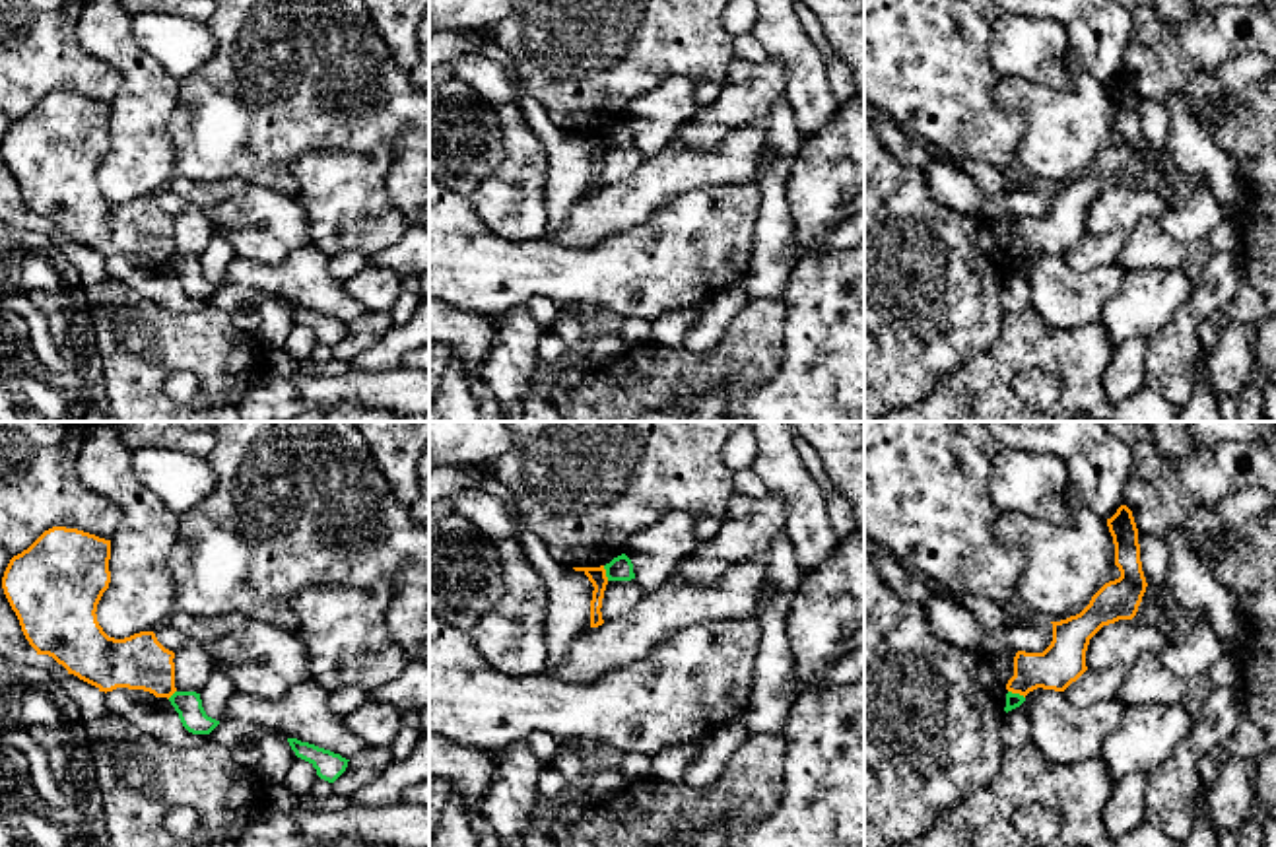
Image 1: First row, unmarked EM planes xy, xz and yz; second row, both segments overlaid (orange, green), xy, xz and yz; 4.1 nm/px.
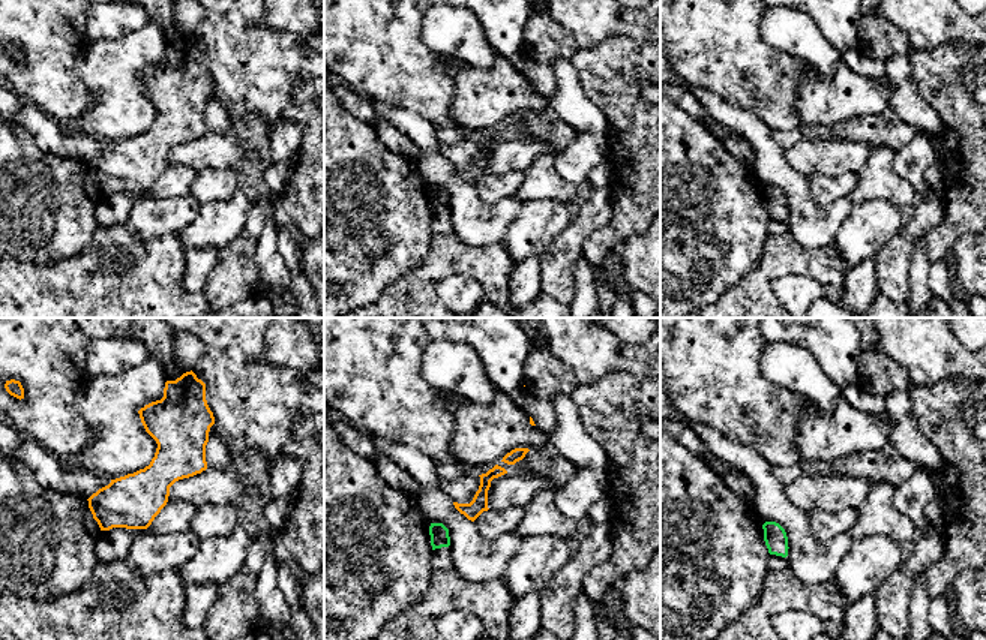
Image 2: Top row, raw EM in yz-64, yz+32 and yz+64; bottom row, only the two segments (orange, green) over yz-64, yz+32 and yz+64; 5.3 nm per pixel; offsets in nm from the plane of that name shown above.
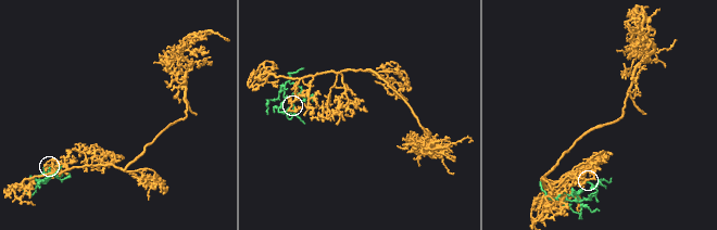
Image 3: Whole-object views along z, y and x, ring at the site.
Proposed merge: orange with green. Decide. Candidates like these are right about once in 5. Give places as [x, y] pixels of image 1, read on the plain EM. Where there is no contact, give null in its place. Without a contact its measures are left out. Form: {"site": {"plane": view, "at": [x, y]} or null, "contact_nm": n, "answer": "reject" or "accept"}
{"site": {"plane": "yz", "at": [1016, 257]}, "contact_nm": 80, "answer": "reject"}

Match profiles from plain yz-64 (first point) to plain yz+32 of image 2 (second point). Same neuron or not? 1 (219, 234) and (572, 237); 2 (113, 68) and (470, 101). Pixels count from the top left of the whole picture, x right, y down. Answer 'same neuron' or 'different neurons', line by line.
1: different neurons
2: same neuron

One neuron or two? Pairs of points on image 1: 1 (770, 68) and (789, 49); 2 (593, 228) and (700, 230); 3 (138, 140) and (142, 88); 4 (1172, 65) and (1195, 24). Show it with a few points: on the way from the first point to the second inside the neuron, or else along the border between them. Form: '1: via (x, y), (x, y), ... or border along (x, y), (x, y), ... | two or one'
1: border along (770, 55), (783, 67), (785, 94) | two
2: border along (671, 201), (643, 222), (593, 247) | two
3: via (138, 127), (142, 101) | one
4: border along (1160, 20), (1172, 30), (1201, 70) | two

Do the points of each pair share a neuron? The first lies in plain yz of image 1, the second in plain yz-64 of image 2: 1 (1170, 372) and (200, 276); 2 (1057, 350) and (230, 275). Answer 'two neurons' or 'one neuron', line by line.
1: two neurons
2: two neurons

